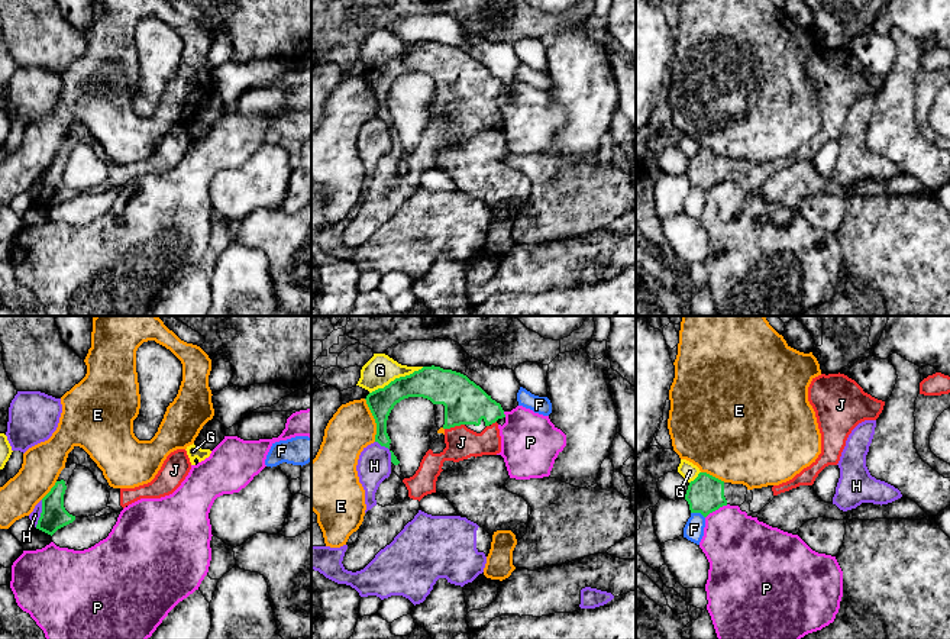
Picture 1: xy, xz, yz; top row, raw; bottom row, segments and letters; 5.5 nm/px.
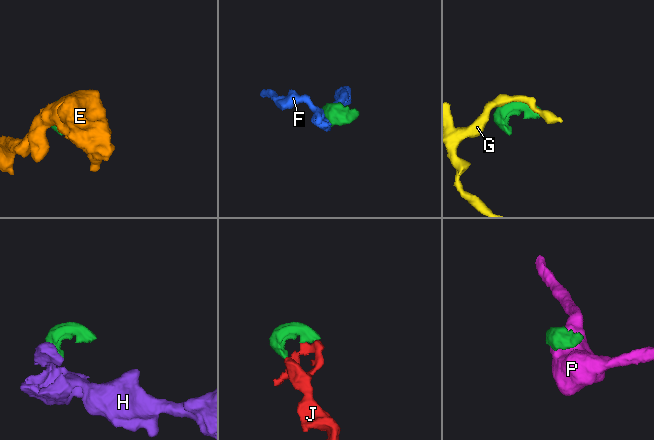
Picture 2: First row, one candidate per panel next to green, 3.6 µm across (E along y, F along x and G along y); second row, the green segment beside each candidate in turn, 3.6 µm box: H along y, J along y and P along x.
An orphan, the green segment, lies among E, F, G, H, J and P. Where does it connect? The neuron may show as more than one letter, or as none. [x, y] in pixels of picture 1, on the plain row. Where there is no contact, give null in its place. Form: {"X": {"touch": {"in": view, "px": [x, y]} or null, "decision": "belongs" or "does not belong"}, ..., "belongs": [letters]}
{"E": {"touch": {"in": "xz", "px": [375, 96]}, "decision": "does not belong"}, "F": {"touch": {"in": "yz", "px": [698, 187]}, "decision": "does not belong"}, "G": {"touch": {"in": "xz", "px": [396, 54]}, "decision": "does not belong"}, "H": {"touch": {"in": "xy", "px": [41, 189]}, "decision": "does not belong"}, "J": {"touch": {"in": "xz", "px": [454, 102]}, "decision": "belongs"}, "P": {"touch": {"in": "yz", "px": [716, 184]}, "decision": "does not belong"}, "belongs": ["J"]}

